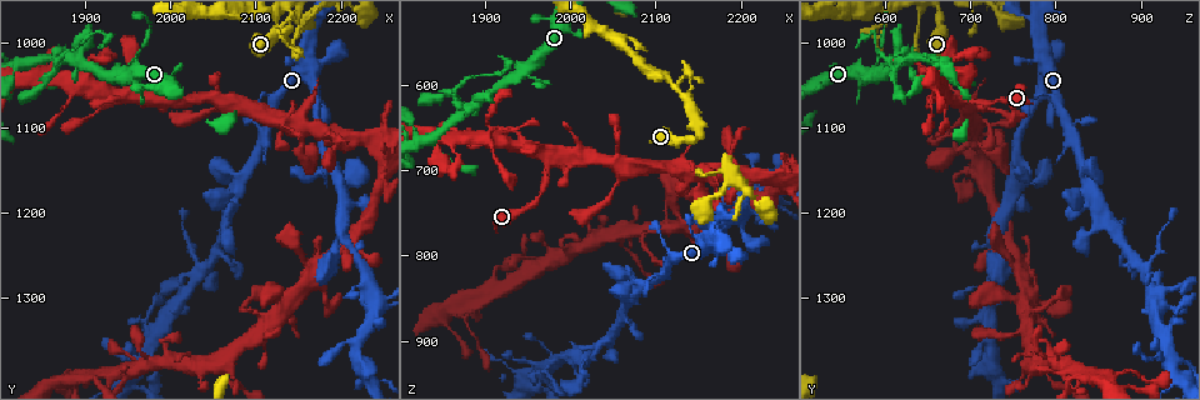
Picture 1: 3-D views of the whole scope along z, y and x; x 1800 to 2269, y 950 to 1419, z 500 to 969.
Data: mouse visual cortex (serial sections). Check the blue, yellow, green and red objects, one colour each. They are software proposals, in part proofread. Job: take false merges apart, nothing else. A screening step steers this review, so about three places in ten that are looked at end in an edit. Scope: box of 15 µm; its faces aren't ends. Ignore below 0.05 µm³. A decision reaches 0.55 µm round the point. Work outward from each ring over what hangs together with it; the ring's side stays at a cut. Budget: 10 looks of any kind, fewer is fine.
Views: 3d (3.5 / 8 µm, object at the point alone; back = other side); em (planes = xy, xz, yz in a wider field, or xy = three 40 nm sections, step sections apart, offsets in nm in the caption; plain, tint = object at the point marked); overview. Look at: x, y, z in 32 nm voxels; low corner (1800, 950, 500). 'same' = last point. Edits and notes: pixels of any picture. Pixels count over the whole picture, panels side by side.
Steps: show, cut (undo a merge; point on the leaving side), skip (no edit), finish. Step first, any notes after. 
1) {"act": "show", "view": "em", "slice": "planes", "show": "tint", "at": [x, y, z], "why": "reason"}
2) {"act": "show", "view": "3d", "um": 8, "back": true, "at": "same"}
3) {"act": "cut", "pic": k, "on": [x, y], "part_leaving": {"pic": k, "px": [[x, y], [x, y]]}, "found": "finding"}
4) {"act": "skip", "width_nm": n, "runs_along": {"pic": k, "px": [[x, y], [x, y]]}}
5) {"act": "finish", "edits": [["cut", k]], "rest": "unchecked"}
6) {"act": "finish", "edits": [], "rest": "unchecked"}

{"act": "show", "view": "3d", "um": 3.5, "back": true, "at": [2200, 1185, 745], "why": "branch point"}

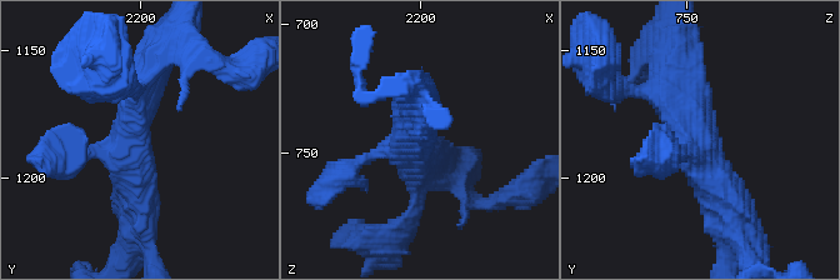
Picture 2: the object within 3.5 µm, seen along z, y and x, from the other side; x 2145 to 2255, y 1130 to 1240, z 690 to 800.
{"act": "skip", "arms": 3, "arm_widths_nm": [200, 500, 500], "runs_along": {"pic": 2, "px": [[685, 70], [685, 128], [733, 220]]}, "found": "one cell here"}

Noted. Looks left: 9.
{"act": "show", "view": "3d", "um": 3.5, "at": [2135, 1095, 710]}

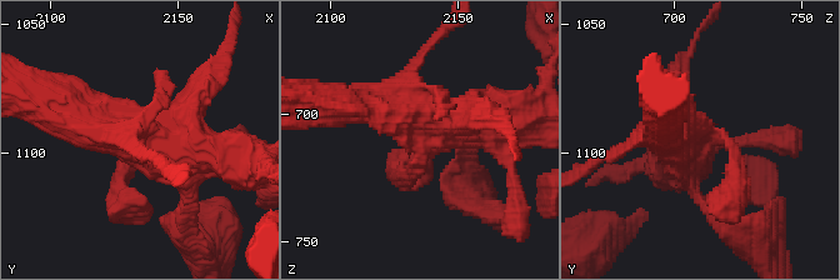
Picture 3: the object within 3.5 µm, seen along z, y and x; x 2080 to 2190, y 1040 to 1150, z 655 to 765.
{"act": "show", "view": "em", "slice": "xy", "step": 1, "show": "tint", "at": [2136, 1093, 707]}

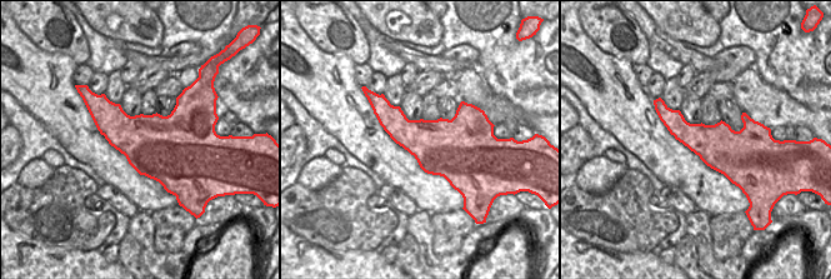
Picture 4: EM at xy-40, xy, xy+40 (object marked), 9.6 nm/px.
{"act": "skip", "runs_along": {"pic": 3, "px": [[118, 135], [259, 165]]}, "found": "one cell here"}

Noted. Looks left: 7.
{"act": "show", "view": "3d", "um": 3.5, "at": [2185, 1300, 780], "why": "a narrow waist"}

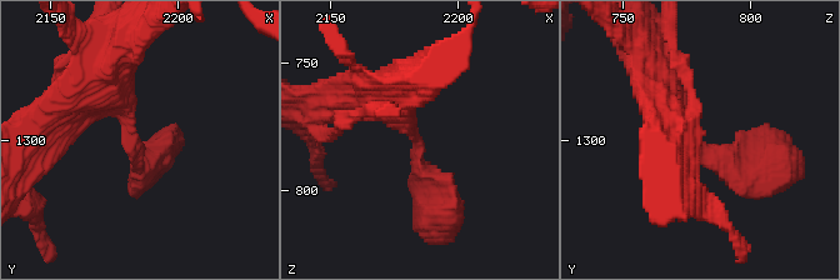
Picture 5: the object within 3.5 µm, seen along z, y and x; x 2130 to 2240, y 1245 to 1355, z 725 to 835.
{"act": "show", "view": "em", "slice": "xy", "step": 1, "show": "tint", "at": [2184, 1304, 782], "why": "shape alone is not enough"}

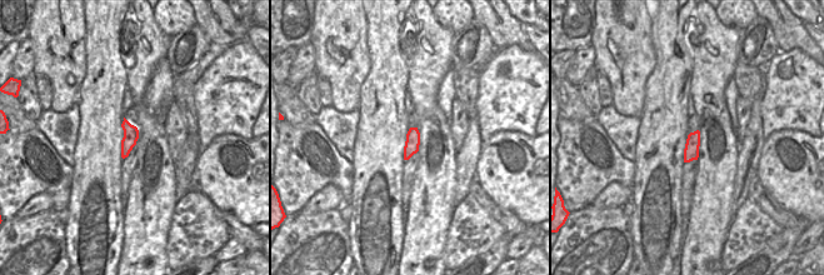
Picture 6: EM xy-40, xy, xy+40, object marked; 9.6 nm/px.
{"act": "skip", "runs_along": {"pic": 5, "px": [[656, 75], [708, 151], [778, 159]]}, "found": "continuous, no second cell"}

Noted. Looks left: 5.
{"act": "show", "view": "3d", "um": 3.5, "at": [2060, 1375, 780], "why": "sudden change in width"}

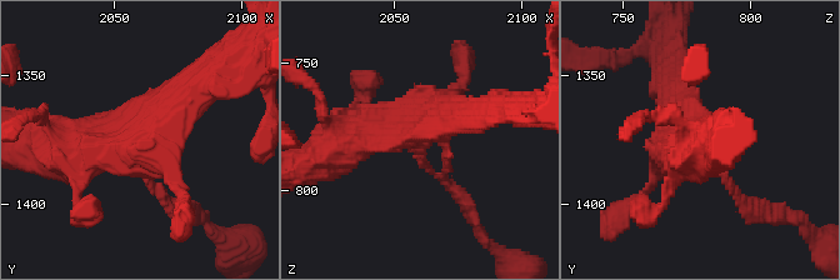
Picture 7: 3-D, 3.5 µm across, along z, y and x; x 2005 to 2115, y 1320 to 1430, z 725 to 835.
{"act": "show", "view": "em", "slice": "xy", "step": 2, "show": "plain", "at": [2058, 1376, 782]}

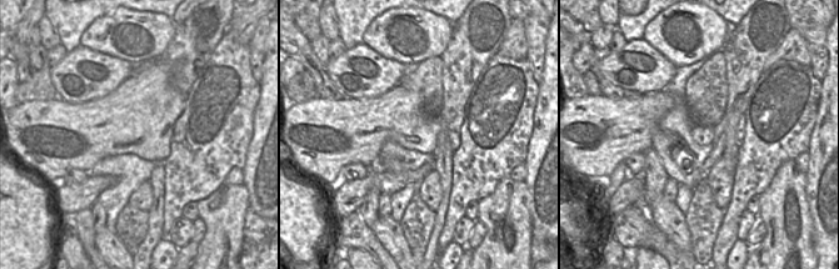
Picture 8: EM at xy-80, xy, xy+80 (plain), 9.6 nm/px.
{"act": "show", "view": "em", "slice": "xy", "step": 2, "show": "tint", "at": "same"}

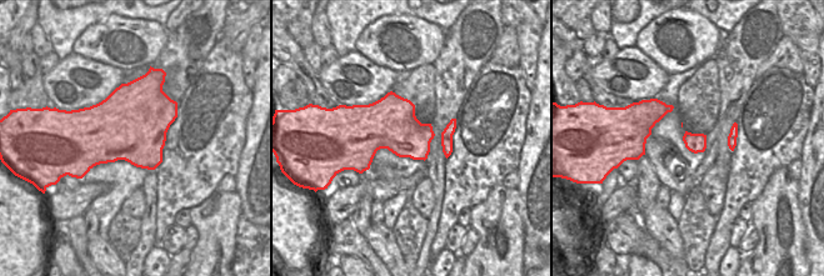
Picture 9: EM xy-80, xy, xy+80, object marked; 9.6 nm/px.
{"act": "skip", "found": "one cell here"}

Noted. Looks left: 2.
{"act": "finish", "edits": [], "rest": "unchecked"}

